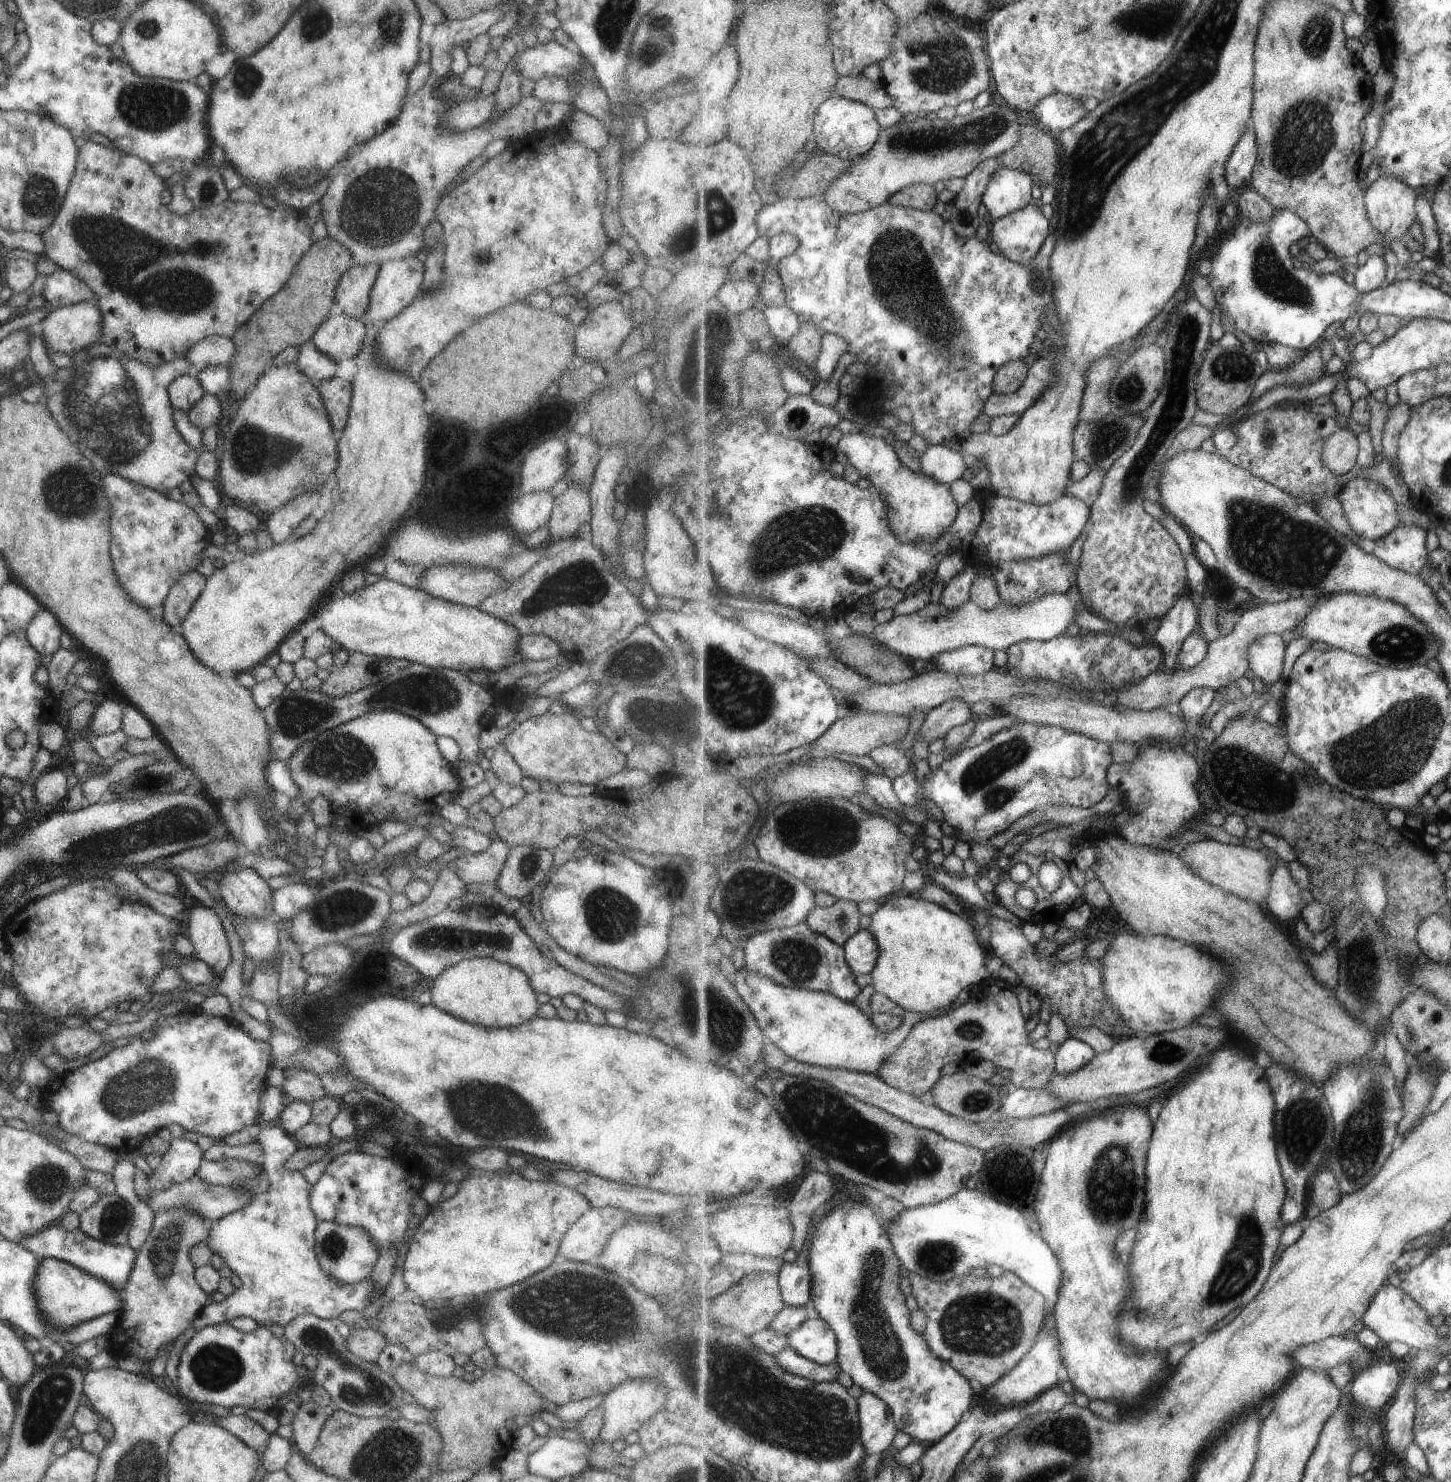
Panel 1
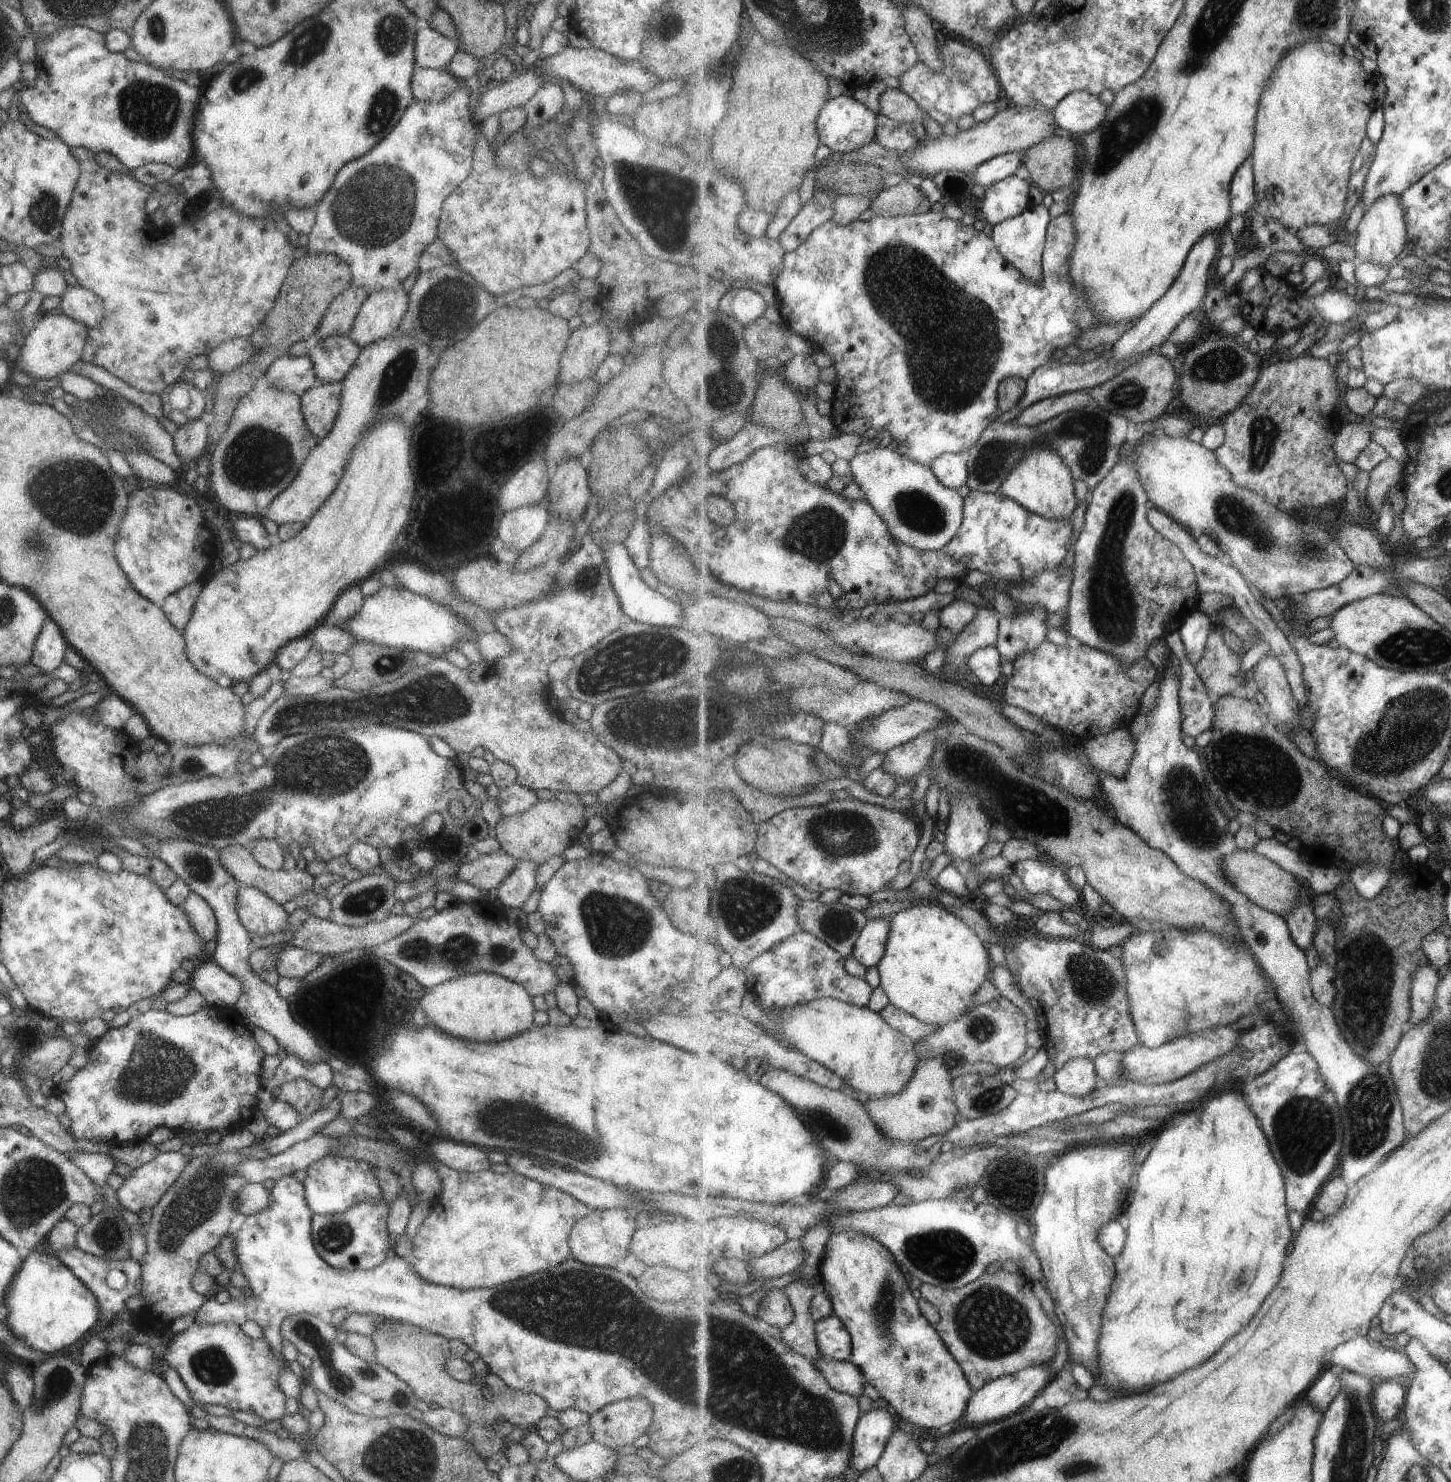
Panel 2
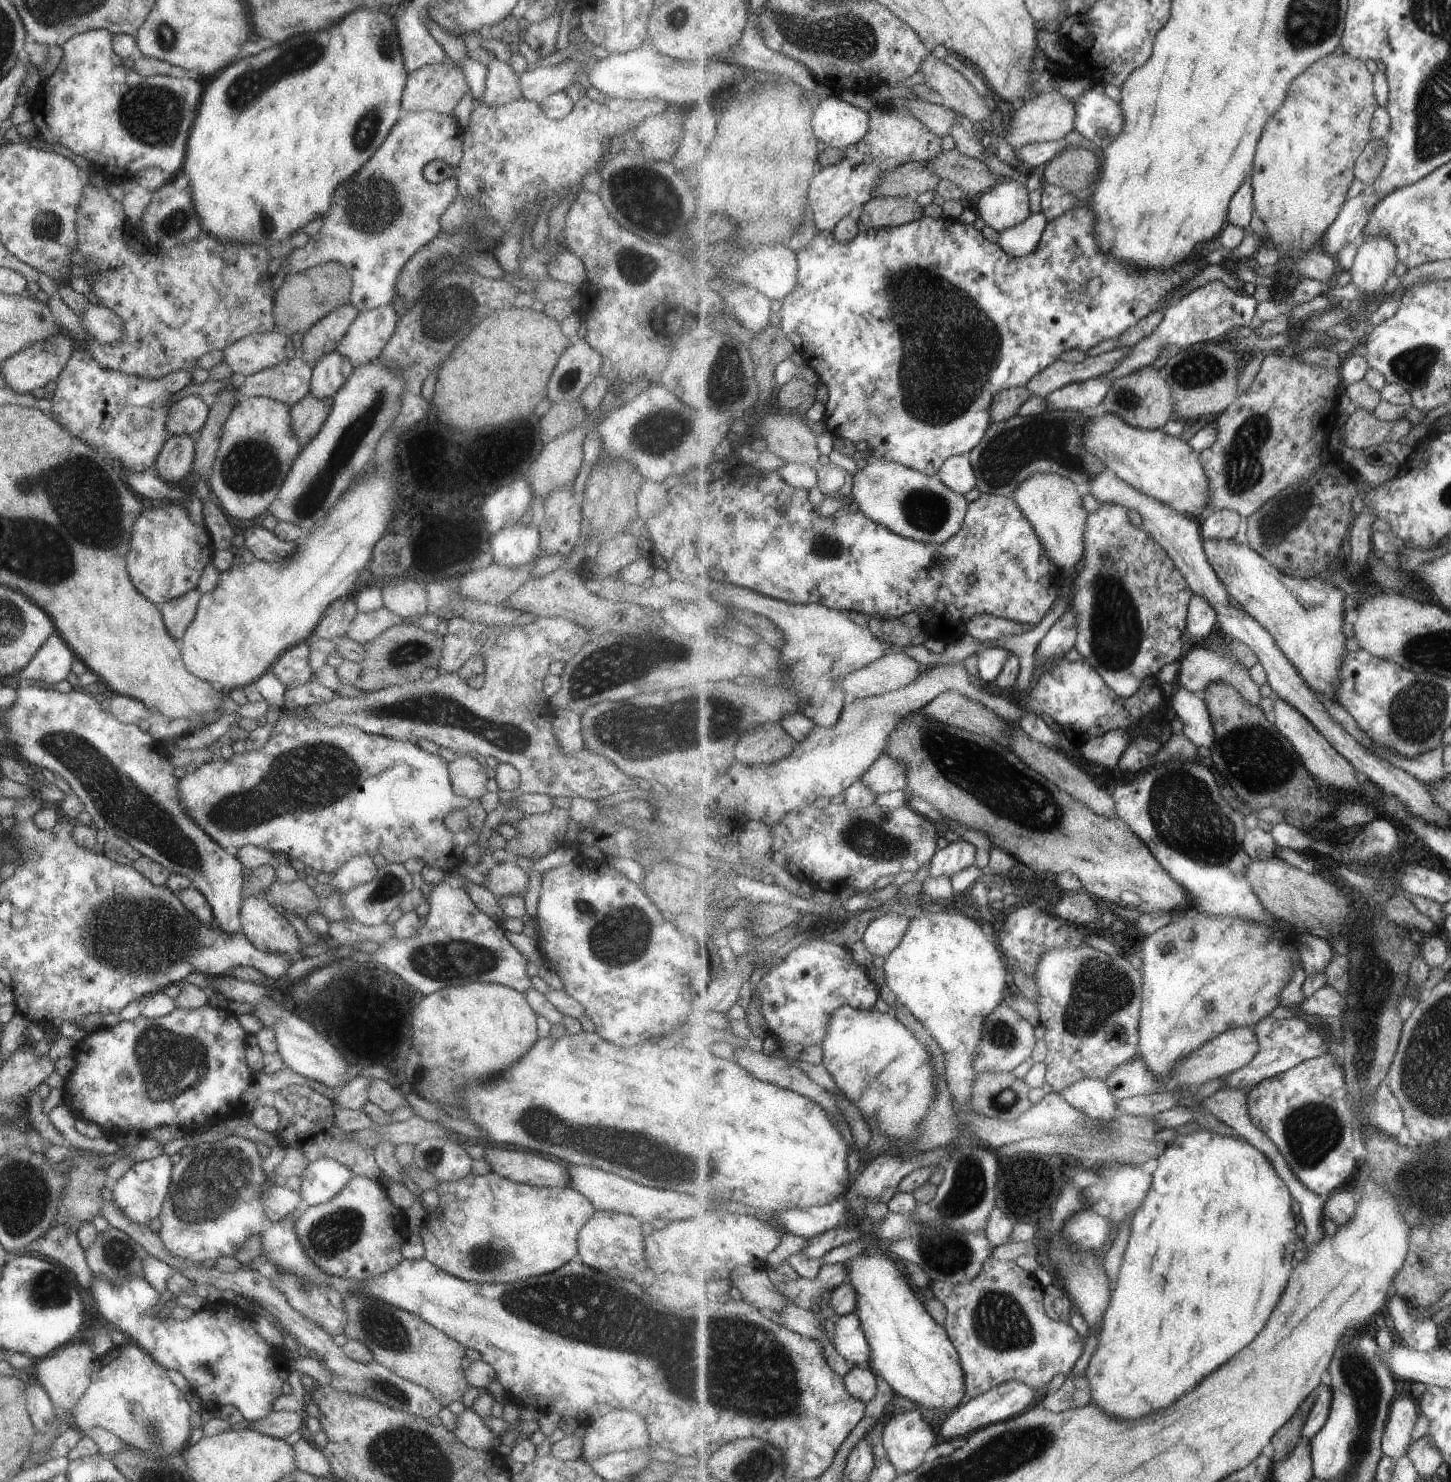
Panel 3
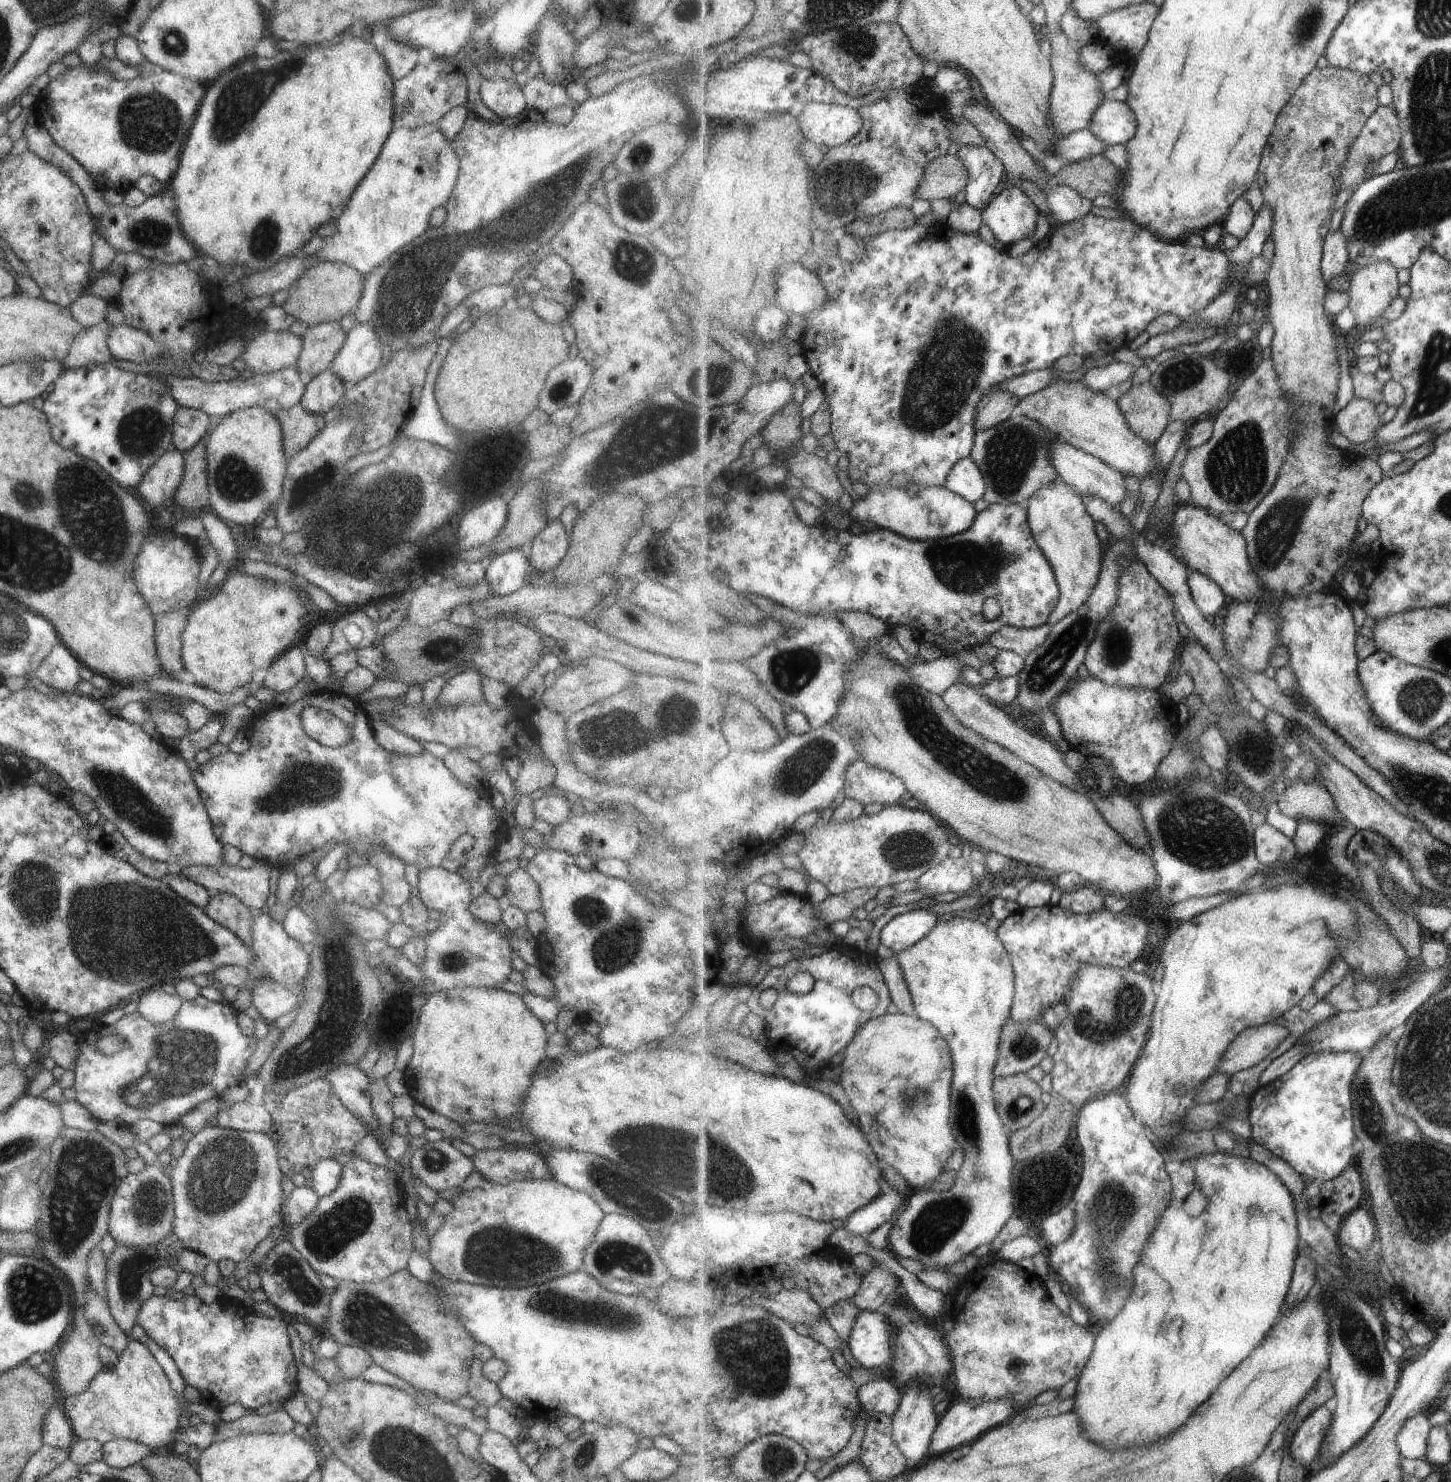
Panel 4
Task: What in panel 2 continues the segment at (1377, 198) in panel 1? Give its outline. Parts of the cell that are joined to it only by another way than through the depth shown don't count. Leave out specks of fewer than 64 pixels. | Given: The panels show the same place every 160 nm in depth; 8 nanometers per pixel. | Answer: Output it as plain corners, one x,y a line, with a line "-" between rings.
1393,195
1380,197
1378,202
1360,220
1356,235
1356,243
1353,248
1356,264
1373,262
1387,267
1397,264
1408,246
1406,212
1403,210
1400,197

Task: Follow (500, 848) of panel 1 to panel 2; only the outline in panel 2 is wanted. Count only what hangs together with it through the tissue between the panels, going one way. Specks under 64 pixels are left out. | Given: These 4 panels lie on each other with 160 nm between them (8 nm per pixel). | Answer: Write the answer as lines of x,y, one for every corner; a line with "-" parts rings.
499,851
472,855
469,862
461,862
456,870
456,881
463,880
479,890
492,893
516,867
516,860

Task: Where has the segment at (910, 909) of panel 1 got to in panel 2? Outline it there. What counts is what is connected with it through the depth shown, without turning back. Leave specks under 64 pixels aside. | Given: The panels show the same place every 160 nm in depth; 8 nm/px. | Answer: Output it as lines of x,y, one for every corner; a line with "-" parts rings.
929,900
892,914
889,920
892,922
892,931
886,944
885,956
876,966
879,970
879,984
889,1002
915,1018
938,1027
969,1015
977,1007
975,994
987,982
991,972
992,962
989,962
989,952
985,943
981,942
982,937
977,936
974,929
950,908

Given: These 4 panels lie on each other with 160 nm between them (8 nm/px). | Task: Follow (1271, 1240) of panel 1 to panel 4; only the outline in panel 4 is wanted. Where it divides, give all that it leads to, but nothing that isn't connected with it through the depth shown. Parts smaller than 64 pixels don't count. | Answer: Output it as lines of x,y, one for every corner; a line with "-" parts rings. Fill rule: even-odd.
1225,1153
1206,1154
1186,1159
1181,1162
1178,1172
1170,1175
1174,1182
1174,1199
1163,1213
1163,1220
1159,1220
1159,1228
1155,1230
1155,1236
1151,1236
1151,1244
1147,1244
1147,1252
1143,1252
1143,1264
1135,1268
1135,1292
1131,1294
1127,1308
1123,1308
1121,1314
1104,1325
1096,1336
1094,1354
1090,1356
1078,1378
1077,1392
1074,1396
1074,1408
1071,1411
1079,1416
1085,1436
1095,1444
1101,1444
1111,1450
1147,1446
1147,1444
1155,1444
1157,1440
1171,1438
1173,1432
1177,1432
1191,1418
1191,1414
1195,1414
1197,1408
1209,1400
1209,1396
1225,1382
1225,1378
1245,1358
1249,1358
1249,1354
1267,1338
1271,1328
1279,1324
1279,1318
1283,1314
1281,1310
1287,1292
1290,1292
1296,1260
1301,1250
1302,1238
1294,1196
1290,1188
1287,1188
1287,1185
1283,1184
1283,1181
1266,1165
1253,1158
1239,1158
-
1197,1189
1205,1195
1209,1206
1201,1216
1189,1216
1185,1212
1185,1200

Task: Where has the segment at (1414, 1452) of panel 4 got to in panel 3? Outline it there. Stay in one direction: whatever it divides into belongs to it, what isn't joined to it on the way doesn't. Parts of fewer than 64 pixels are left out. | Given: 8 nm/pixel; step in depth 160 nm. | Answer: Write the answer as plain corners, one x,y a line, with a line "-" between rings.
1401,1396
1394,1400
1386,1430
1381,1438
1381,1452
1392,1458
1408,1457
1413,1444
1413,1428
1419,1420
1418,1400

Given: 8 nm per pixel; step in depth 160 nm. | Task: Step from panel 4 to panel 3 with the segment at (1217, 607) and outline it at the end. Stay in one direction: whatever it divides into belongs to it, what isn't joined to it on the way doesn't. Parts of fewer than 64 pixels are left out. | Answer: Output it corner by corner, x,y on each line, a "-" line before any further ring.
1194,593
1188,611
1189,635
1199,640
1206,640
1213,634
1217,621
1217,609
1204,596

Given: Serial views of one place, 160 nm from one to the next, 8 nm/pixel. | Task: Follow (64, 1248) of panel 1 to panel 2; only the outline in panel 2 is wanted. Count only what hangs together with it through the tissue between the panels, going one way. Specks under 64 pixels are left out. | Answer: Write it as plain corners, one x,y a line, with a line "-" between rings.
76,1246
51,1252
88,1288
88,1291
95,1297
96,1304
102,1313
117,1315
127,1311
125,1307
127,1298
140,1292
137,1284
140,1277
140,1266
136,1260
131,1258
119,1259
118,1261
105,1260
87,1254

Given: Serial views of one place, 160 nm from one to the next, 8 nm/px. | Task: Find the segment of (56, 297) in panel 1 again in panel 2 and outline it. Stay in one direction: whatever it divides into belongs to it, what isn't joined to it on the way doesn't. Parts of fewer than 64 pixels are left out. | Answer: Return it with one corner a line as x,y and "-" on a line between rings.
68,286
59,297
59,312
71,320
82,324
87,330
92,329
103,318
101,299
83,287

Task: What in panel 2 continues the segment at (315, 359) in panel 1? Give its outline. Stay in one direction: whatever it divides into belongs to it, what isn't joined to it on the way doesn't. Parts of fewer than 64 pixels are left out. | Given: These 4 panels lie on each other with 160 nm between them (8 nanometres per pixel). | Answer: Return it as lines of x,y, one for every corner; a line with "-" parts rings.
307,354
298,357
281,355
269,365
262,378
272,387
294,392
299,397
317,383

